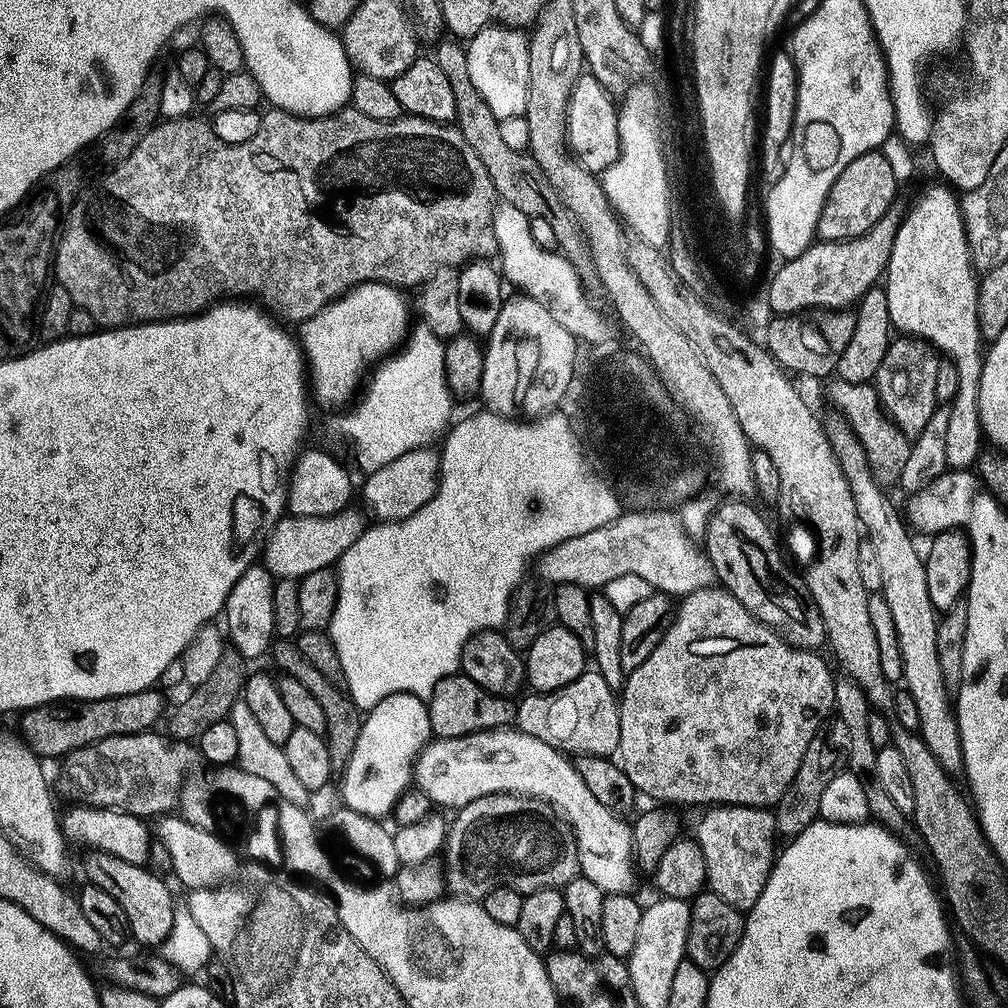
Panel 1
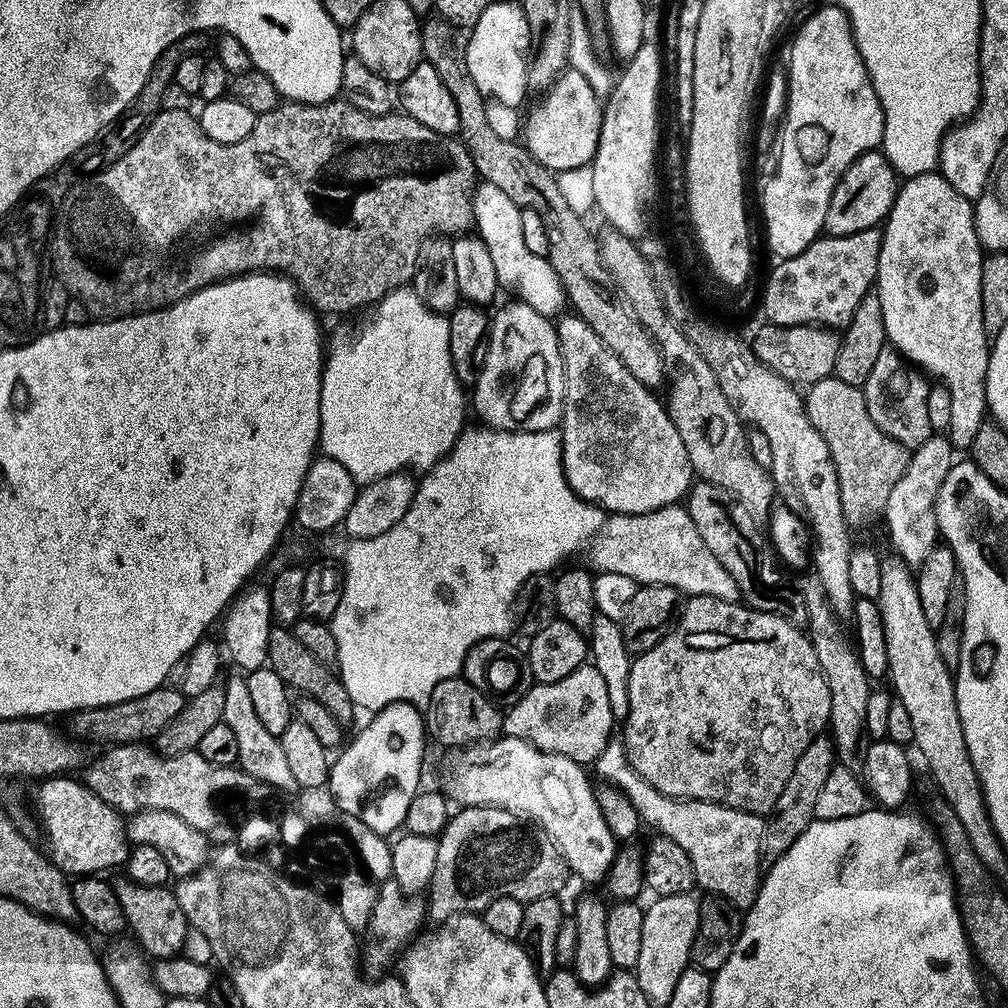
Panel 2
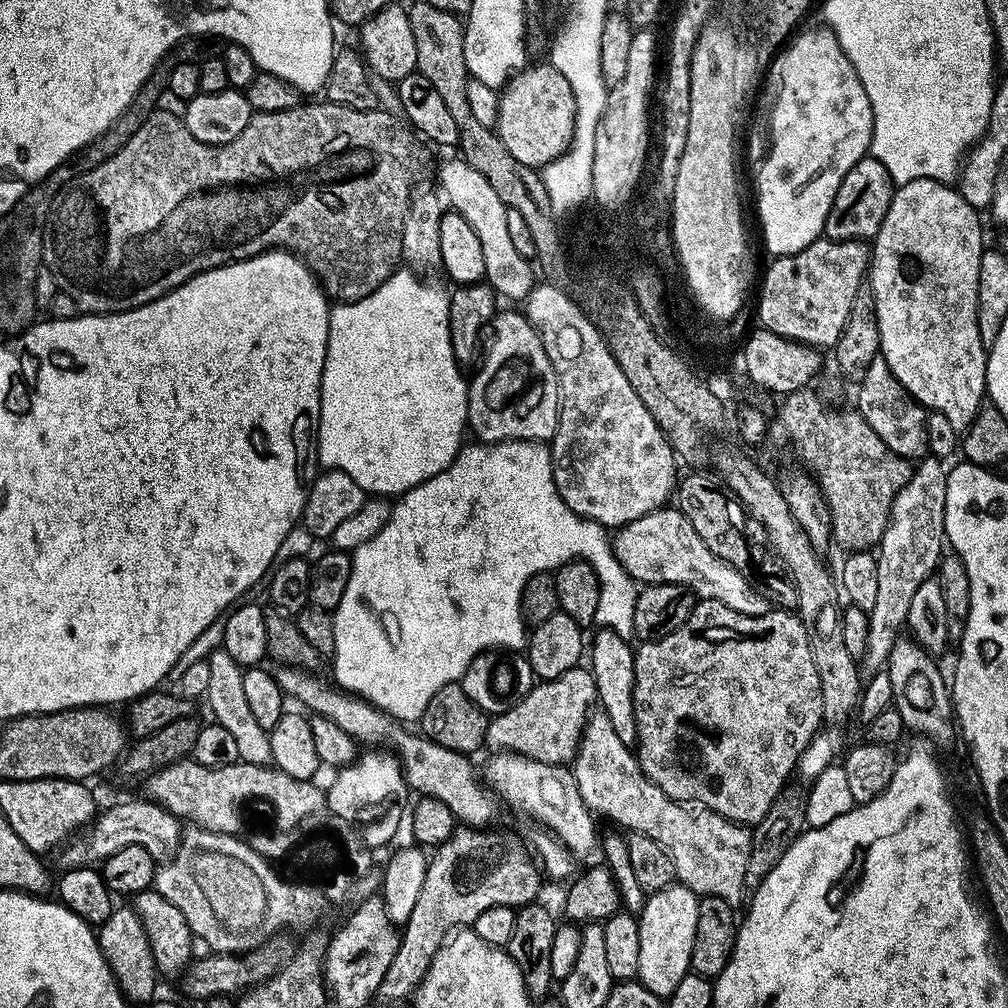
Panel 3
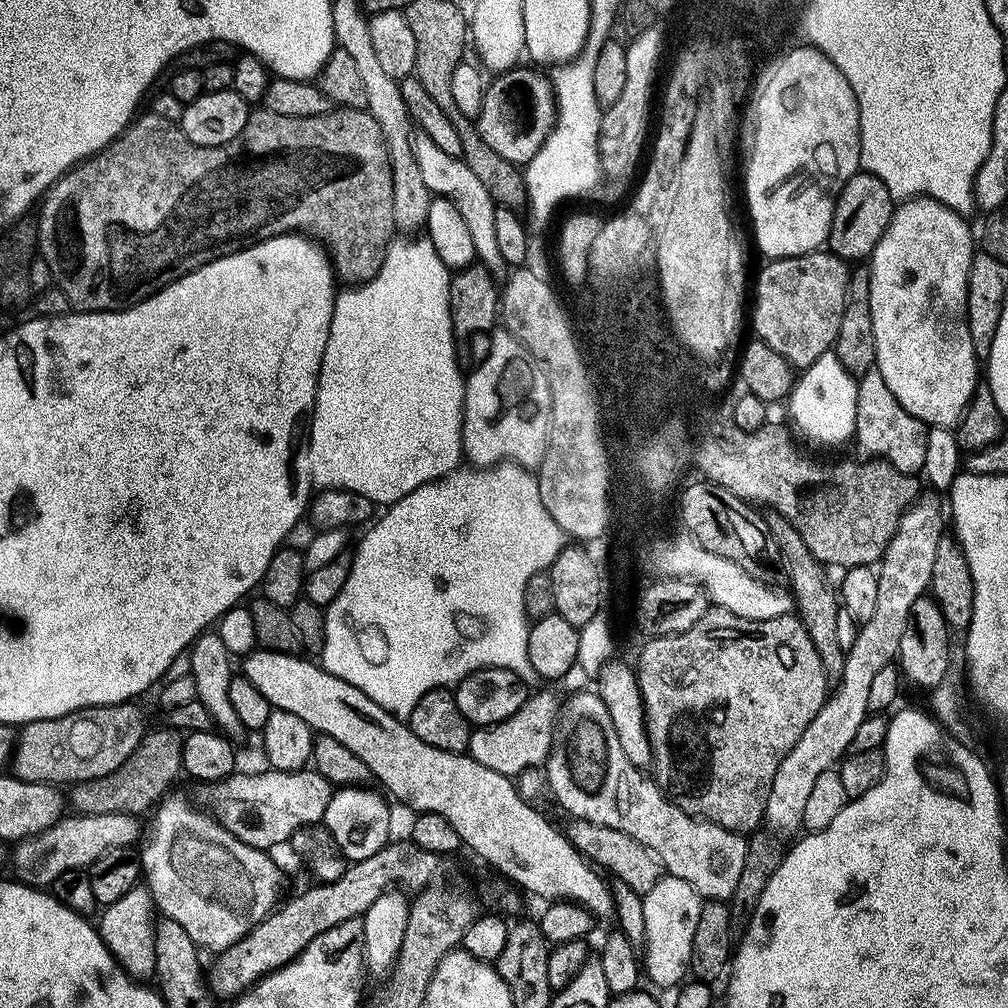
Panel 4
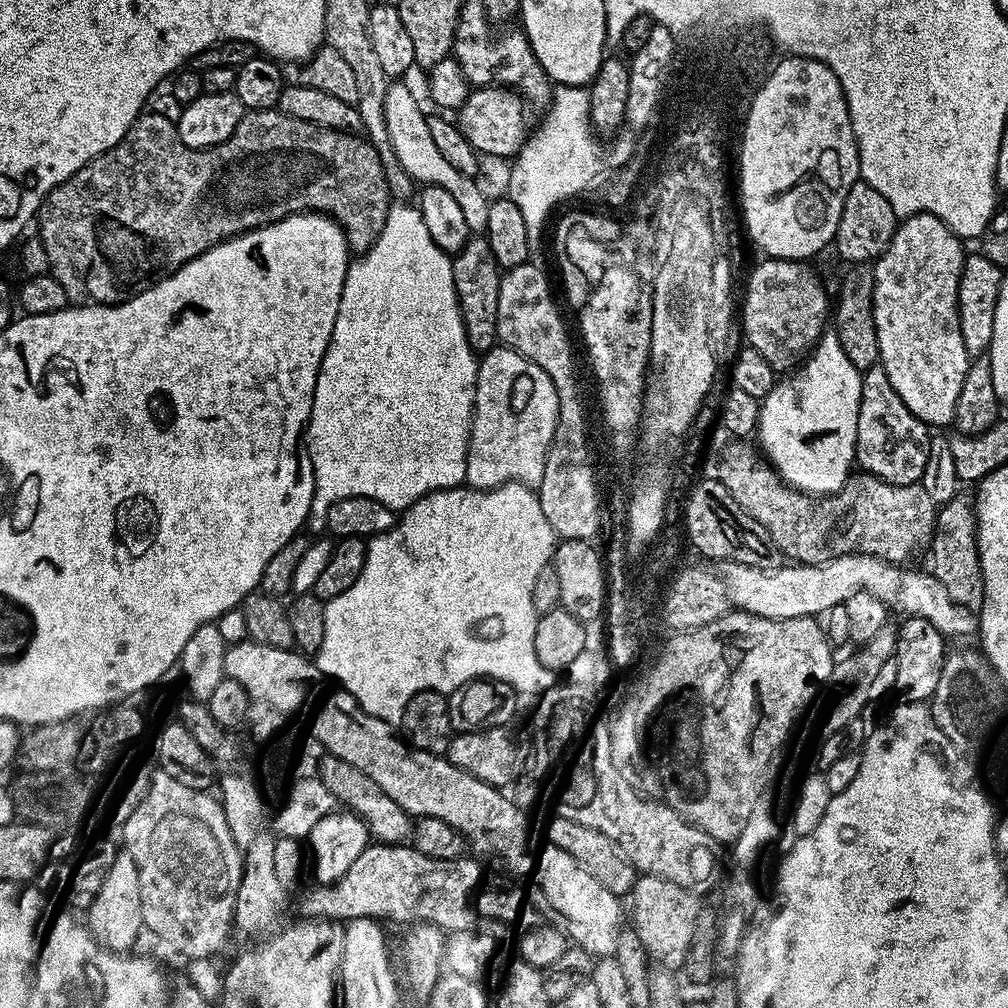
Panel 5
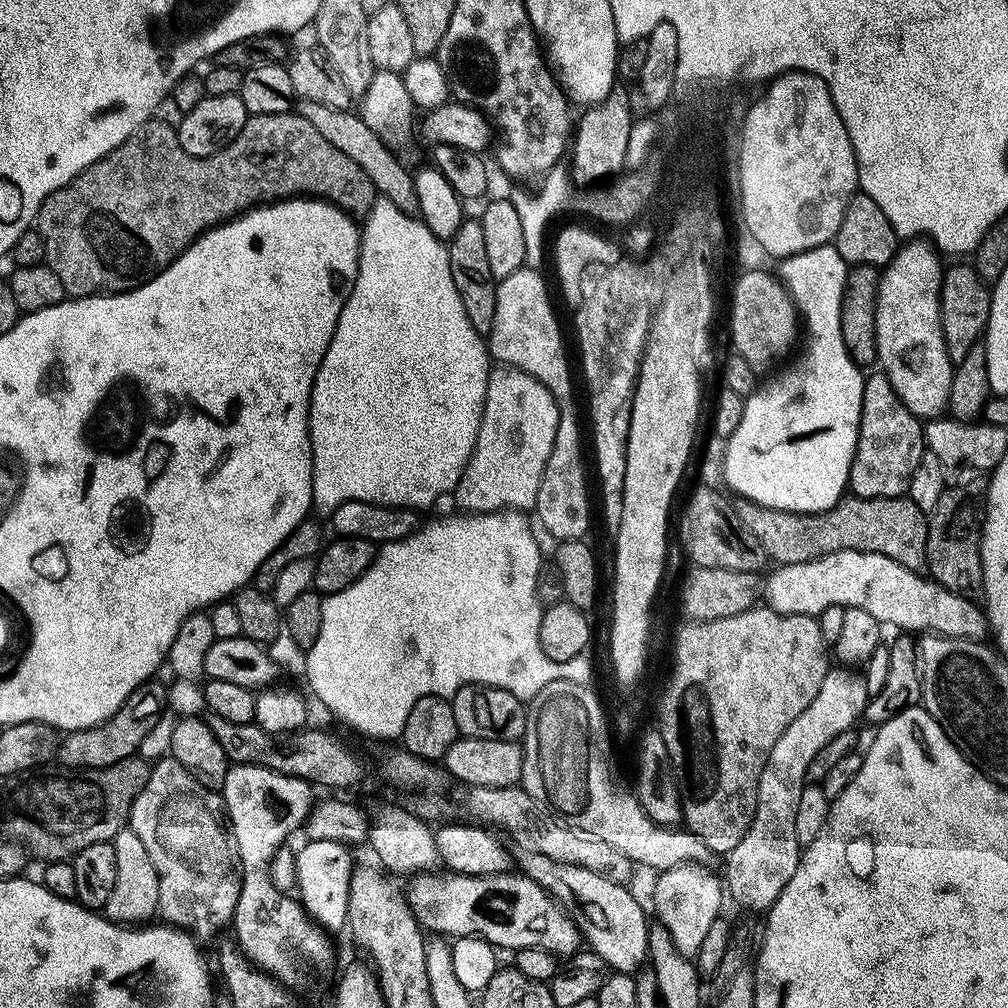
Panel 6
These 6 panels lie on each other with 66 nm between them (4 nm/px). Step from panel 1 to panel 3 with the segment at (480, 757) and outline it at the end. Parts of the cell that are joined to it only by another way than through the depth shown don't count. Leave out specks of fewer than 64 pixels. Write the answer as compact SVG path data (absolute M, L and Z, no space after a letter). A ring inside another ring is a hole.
M497 751L489 758L484 772L482 768L482 780L514 811L525 812L538 823L545 824L543 827L560 841L573 857L584 856L592 847L597 847L598 835L596 836L596 824L592 821L595 820L593 813L584 805L584 799L580 797L575 783L569 779L563 767L528 760L525 756L515 756L512 752Z

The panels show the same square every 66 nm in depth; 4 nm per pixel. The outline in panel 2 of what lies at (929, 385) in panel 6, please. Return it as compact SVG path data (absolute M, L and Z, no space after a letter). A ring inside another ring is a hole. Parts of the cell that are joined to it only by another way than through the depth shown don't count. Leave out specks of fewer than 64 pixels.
M939 171L910 176L899 185L896 200L892 203L892 209L888 211L882 225L882 231L884 237L880 243L878 274L876 275L874 291L876 291L882 302L882 322L886 326L887 343L899 352L908 361L909 365L915 366L921 373L927 374L929 377L937 376L940 379L937 381L950 394L950 426L948 432L950 433L953 449L971 449L974 434L978 434L978 426L986 423L984 379L988 377L988 358L990 355L990 338L982 326L982 270L984 269L986 252L985 249L980 247L980 239L976 233L976 213L973 201L957 194L954 186L950 186L950 182L946 182L946 178L941 176Z

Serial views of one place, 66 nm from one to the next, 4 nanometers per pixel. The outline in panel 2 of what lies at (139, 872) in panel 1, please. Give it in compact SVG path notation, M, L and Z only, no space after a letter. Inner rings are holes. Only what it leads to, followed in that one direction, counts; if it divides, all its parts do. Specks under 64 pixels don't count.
M135 882L123 883L115 885L116 897L122 906L127 931L133 932L131 935L135 943L149 957L156 960L168 960L171 956L181 955L190 925L188 919L184 917L182 906L178 906L175 893L169 889L167 892L167 887L164 886L149 886Z

